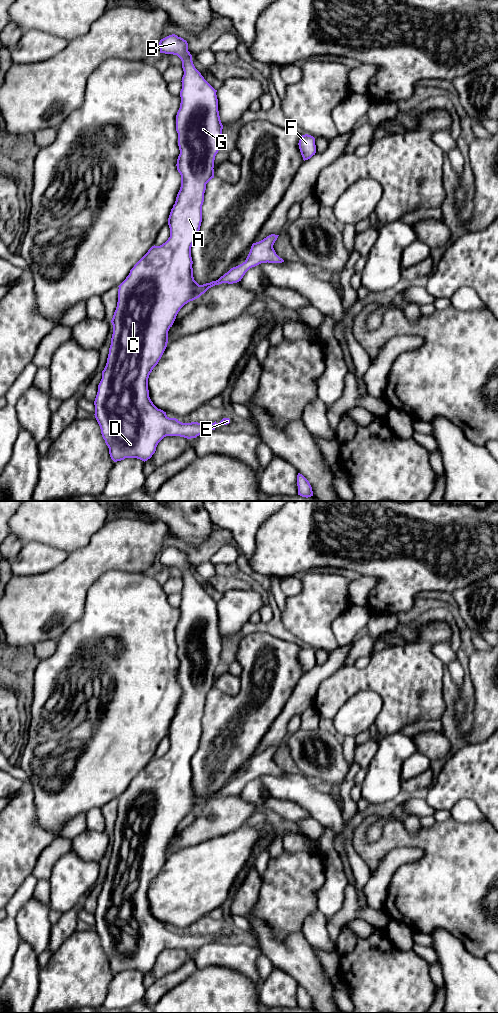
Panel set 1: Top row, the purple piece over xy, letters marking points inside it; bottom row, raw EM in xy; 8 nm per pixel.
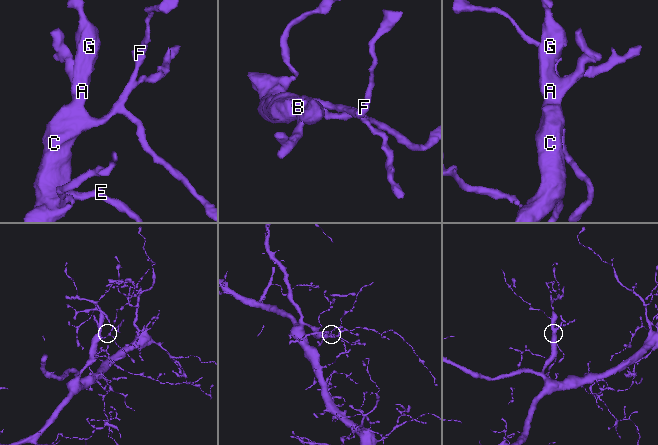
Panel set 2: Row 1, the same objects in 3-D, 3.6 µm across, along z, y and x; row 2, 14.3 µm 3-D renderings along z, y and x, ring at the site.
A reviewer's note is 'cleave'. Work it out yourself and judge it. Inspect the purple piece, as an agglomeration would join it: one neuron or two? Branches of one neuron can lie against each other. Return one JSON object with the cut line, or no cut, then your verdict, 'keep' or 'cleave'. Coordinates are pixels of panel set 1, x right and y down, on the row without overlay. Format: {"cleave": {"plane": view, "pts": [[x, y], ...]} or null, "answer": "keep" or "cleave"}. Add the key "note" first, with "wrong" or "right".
{"note": "wrong", "cleave": null, "answer": "keep"}

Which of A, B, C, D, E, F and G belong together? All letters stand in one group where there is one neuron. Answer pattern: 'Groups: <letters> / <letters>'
Groups: A B C D E F G

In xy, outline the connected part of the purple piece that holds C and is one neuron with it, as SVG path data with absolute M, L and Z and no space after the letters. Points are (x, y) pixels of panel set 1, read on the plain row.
M172 546L161 551L159 557L160 565L177 567L181 571L184 583L181 615L176 627L180 662L176 678L181 687L181 699L168 730L170 749L162 757L152 758L118 798L117 819L111 832L111 857L94 913L94 927L114 974L125 970L137 970L145 974L152 969L158 955L166 948L196 950L215 942L217 937L230 935L229 930L223 930L219 935L182 935L176 930L169 930L149 909L149 887L161 871L167 859L168 843L185 816L199 810L215 797L241 793L250 780L261 775L284 774L273 760L279 747L271 746L253 755L246 772L218 792L203 797L194 792L191 759L198 750L202 734L206 696L214 690L214 672L219 663L223 637L218 623L217 602L195 580L187 553Z

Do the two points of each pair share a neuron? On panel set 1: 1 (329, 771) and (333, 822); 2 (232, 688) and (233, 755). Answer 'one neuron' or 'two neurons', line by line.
1: two neurons
2: two neurons

